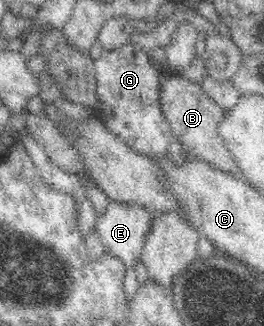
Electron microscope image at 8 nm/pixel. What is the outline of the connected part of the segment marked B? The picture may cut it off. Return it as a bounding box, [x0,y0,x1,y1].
[160,75,244,178]

